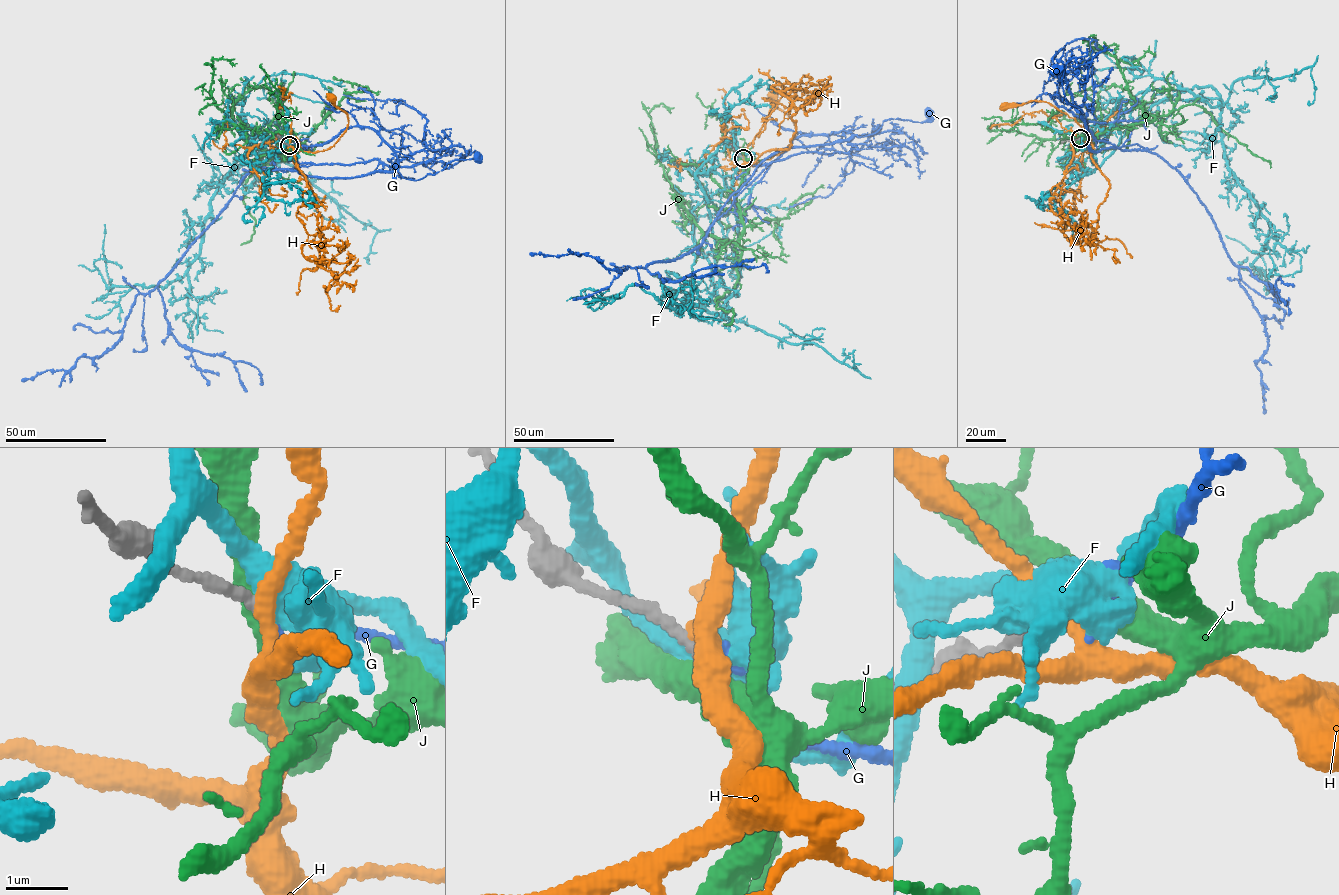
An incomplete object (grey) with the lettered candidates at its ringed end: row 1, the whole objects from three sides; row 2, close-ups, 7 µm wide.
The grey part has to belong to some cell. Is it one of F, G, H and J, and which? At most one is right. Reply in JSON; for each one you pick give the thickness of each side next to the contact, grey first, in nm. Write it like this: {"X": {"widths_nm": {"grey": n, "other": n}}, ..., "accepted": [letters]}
{"G": {"widths_nm": {"grey": 170, "other": 140}}, "accepted": ["G"]}

